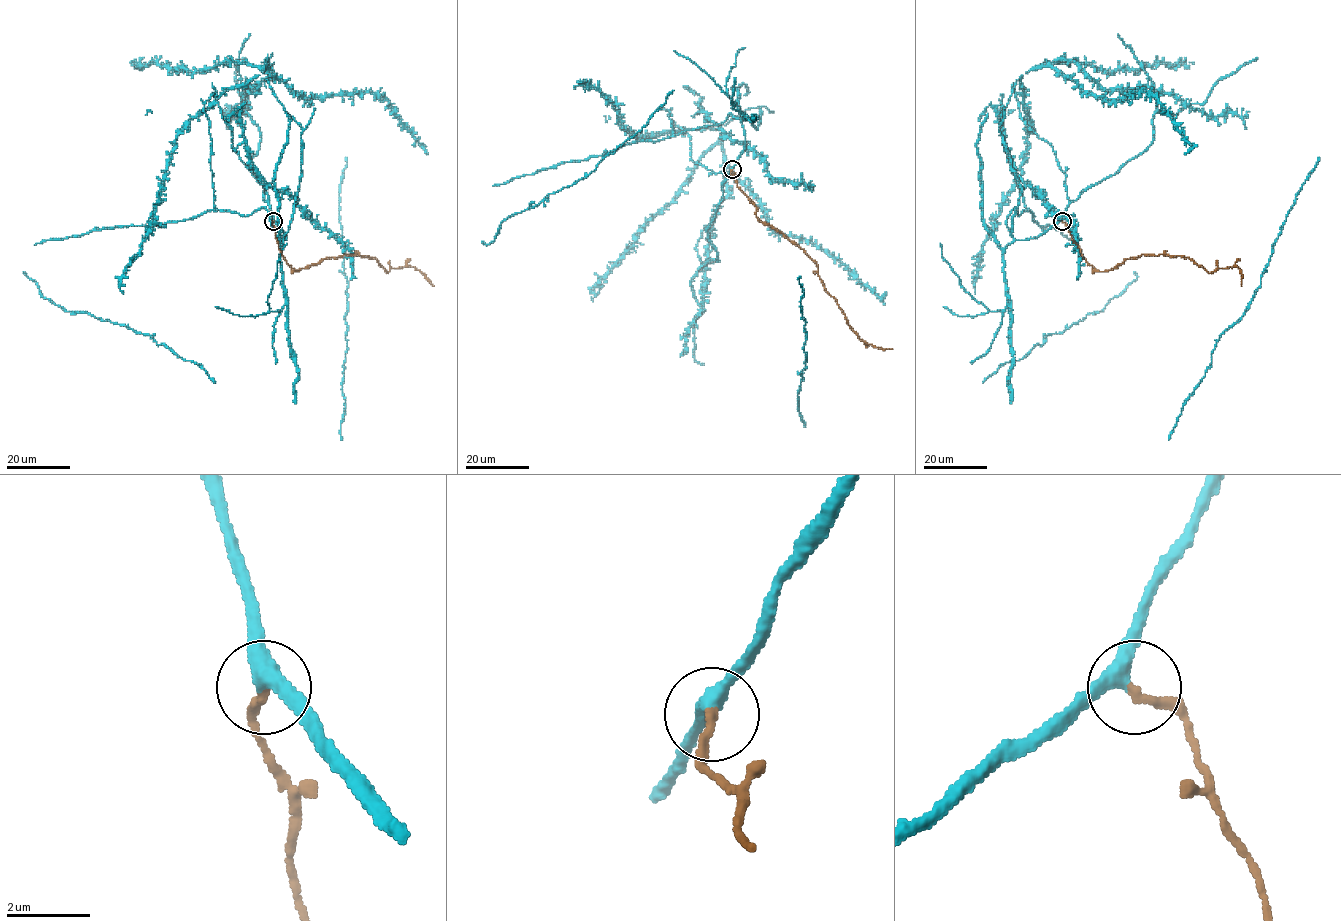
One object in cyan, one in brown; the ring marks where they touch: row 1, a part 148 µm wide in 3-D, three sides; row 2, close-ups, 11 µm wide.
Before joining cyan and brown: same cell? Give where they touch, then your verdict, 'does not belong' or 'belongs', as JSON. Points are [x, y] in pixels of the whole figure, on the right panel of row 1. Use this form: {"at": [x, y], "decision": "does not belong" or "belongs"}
{"at": [1062, 221], "decision": "belongs"}

